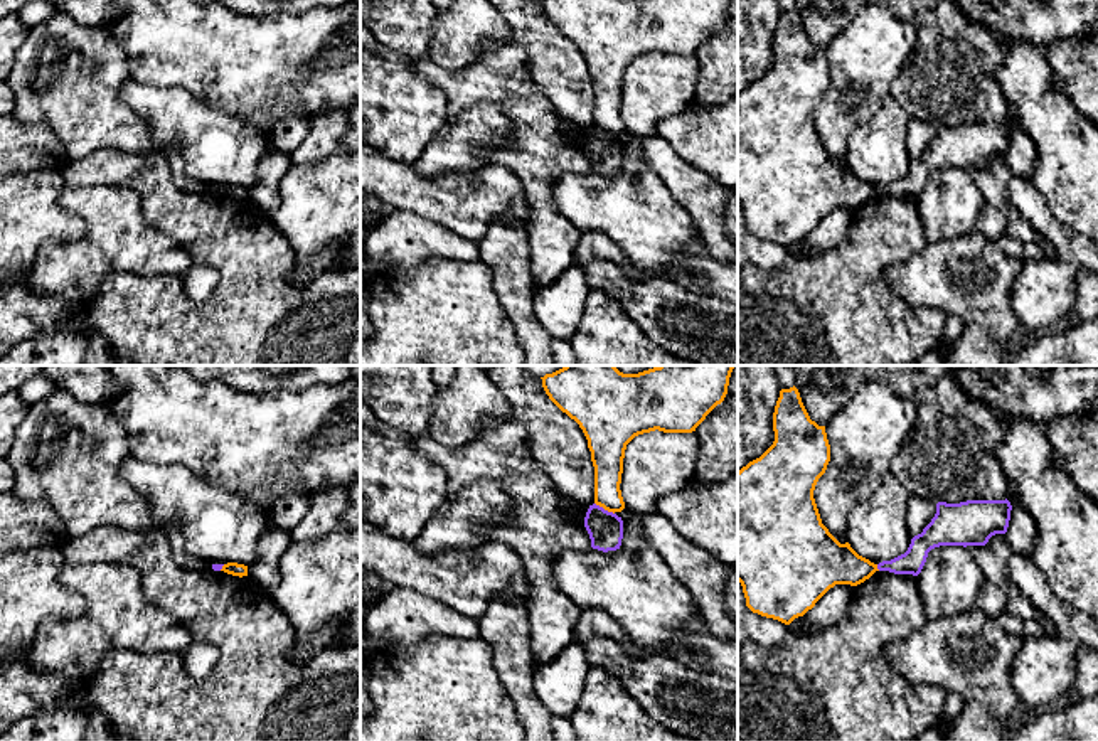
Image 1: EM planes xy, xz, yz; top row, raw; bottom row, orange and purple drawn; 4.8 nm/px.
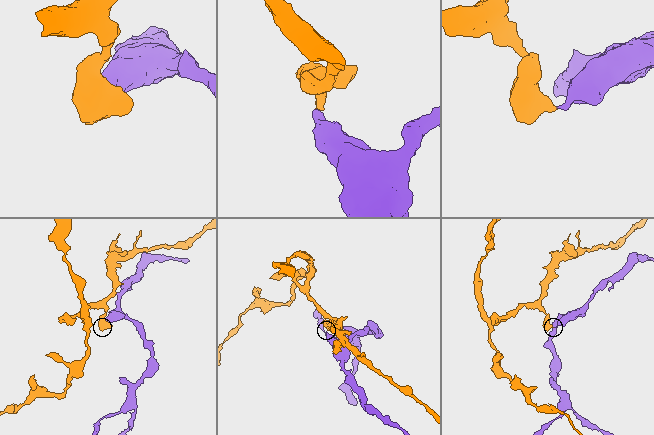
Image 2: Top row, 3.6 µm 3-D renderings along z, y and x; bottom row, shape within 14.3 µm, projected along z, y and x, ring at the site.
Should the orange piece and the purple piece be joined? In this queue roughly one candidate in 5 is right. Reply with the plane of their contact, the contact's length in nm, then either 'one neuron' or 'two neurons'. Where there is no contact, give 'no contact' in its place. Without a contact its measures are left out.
contact in xz; length 110 nm; two neurons

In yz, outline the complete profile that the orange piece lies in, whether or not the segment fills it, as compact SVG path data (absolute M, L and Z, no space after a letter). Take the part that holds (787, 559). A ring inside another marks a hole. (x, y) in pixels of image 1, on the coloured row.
M795 386L780 391L773 431L773 445L738 472L738 581L753 613L790 625L835 584L857 586L879 569L877 564L859 556L849 542L840 544L822 524L813 490L830 461L830 445L825 426L810 419Z

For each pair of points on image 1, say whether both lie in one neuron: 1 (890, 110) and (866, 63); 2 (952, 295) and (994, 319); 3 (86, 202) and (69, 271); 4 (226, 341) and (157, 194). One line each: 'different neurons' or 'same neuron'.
1: different neurons
2: same neuron
3: same neuron
4: same neuron

